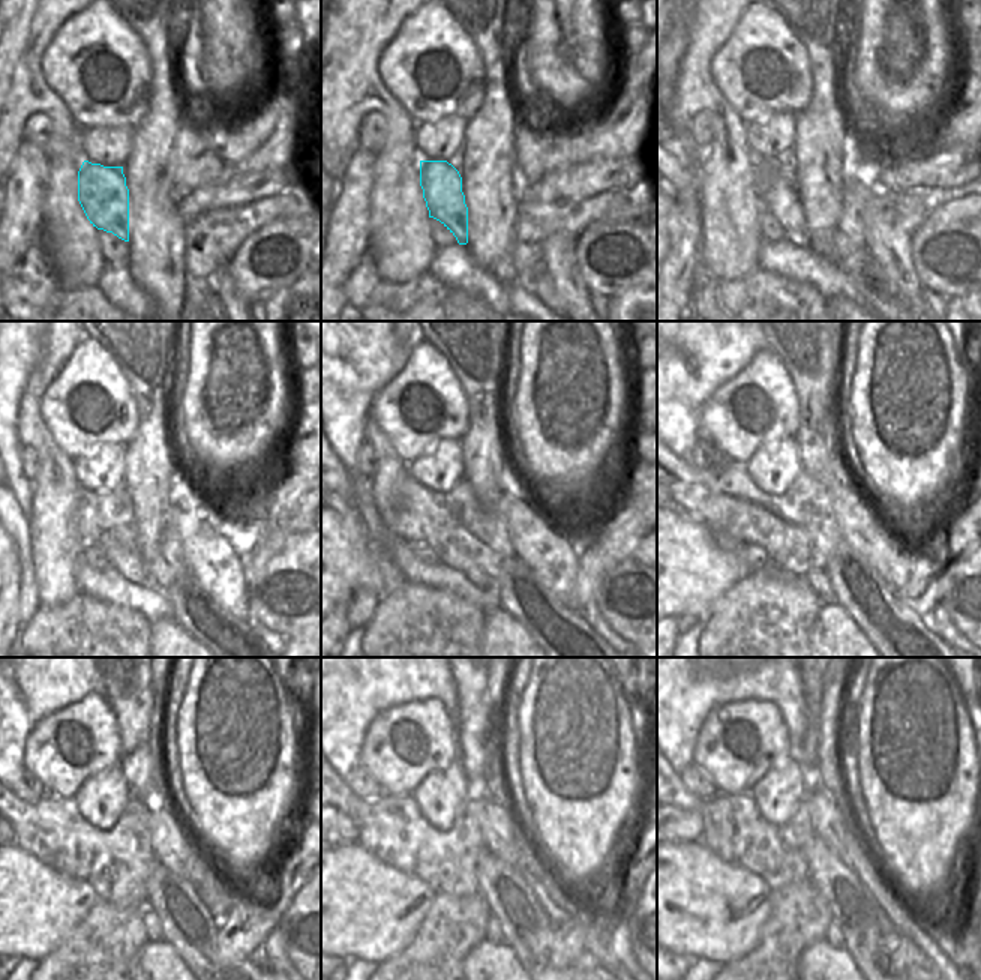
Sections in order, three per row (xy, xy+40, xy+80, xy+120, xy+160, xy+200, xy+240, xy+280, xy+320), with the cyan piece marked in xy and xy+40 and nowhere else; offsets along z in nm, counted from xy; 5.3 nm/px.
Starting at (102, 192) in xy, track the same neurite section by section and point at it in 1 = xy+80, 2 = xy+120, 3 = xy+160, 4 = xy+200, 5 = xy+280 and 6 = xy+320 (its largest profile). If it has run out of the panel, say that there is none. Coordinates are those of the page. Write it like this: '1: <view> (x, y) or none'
1: xy+80 (780, 200)
2: xy+120 (129, 562)
3: xy+160 (476, 575)
4: xy+200 (816, 578)
5: xy+280 (494, 934)
6: xy+320 (834, 937)

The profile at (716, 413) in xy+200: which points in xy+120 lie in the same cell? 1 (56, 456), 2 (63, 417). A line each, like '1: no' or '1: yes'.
1: no
2: yes

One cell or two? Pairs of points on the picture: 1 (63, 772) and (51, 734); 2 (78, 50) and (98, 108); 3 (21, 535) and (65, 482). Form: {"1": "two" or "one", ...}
{"1": "one", "2": "one", "3": "two"}

